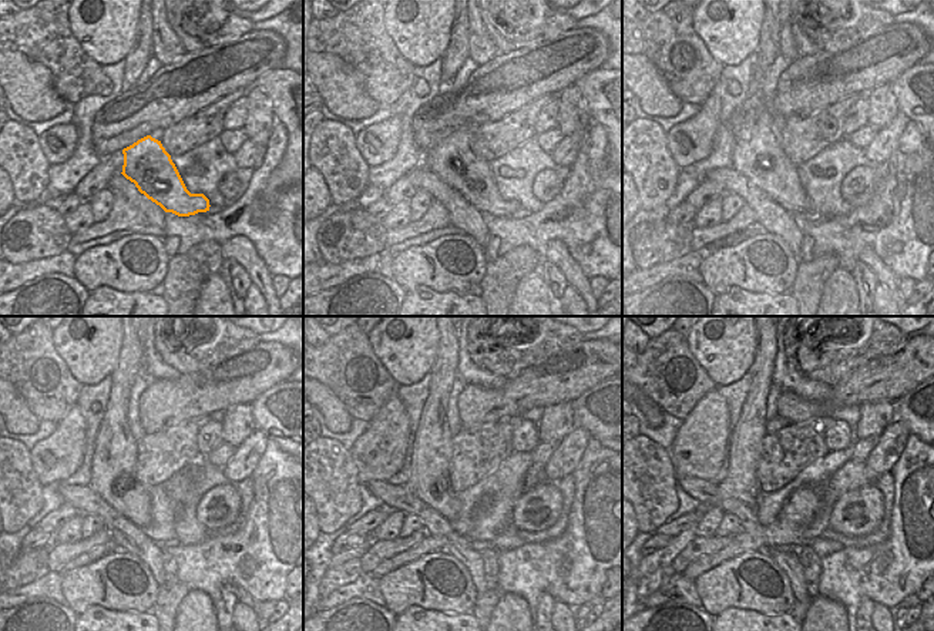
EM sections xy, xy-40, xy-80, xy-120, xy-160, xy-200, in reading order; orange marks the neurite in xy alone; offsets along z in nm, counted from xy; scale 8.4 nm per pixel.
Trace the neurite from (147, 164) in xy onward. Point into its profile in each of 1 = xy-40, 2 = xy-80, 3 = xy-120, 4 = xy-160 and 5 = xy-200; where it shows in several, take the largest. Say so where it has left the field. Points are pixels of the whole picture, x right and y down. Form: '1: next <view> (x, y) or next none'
1: next xy-40 (453, 160)
2: next xy-80 (758, 154)
3: next xy-120 (113, 469)
4: next xy-160 (429, 480)
5: next xy-200 (745, 442)

